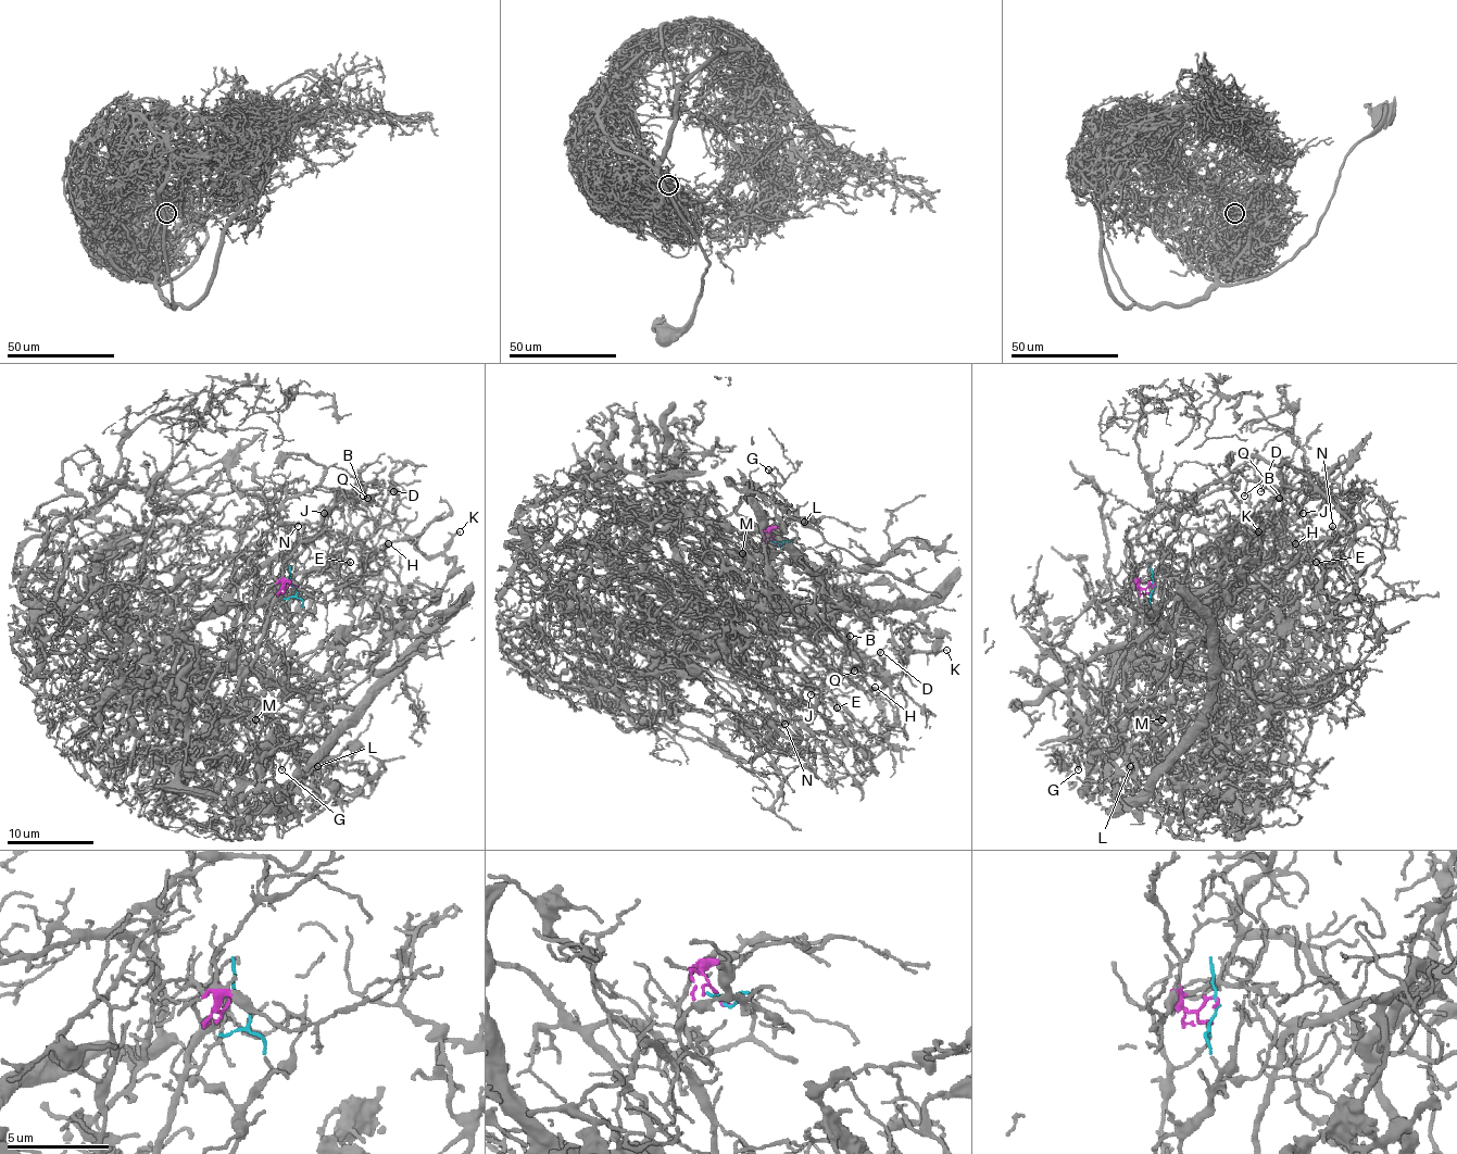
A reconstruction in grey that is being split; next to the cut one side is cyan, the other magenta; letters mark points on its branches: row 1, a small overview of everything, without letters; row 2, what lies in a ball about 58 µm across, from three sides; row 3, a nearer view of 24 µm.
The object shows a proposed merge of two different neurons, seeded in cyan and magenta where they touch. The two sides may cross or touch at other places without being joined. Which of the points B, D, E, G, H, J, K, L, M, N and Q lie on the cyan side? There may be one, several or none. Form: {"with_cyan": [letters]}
{"with_cyan": ["G", "K", "L", "M"]}

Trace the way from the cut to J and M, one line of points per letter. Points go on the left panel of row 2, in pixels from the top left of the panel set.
J: (293, 585), (273, 578), (280, 593), (285, 585), (240, 606), (240, 535), (315, 487), (335, 491), (324, 513)
M: (291, 585), (300, 681), (238, 716), (262, 747), (255, 718)

